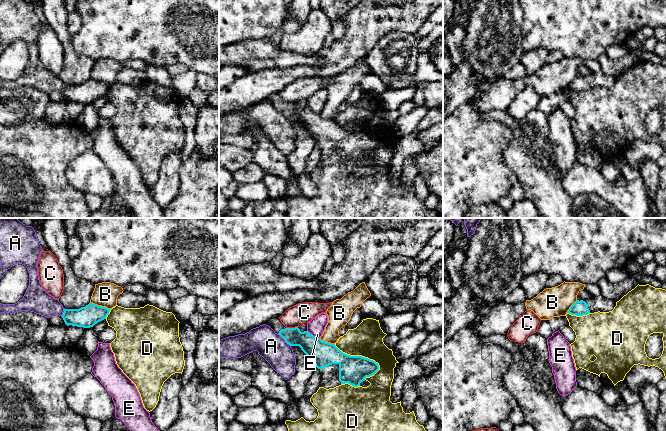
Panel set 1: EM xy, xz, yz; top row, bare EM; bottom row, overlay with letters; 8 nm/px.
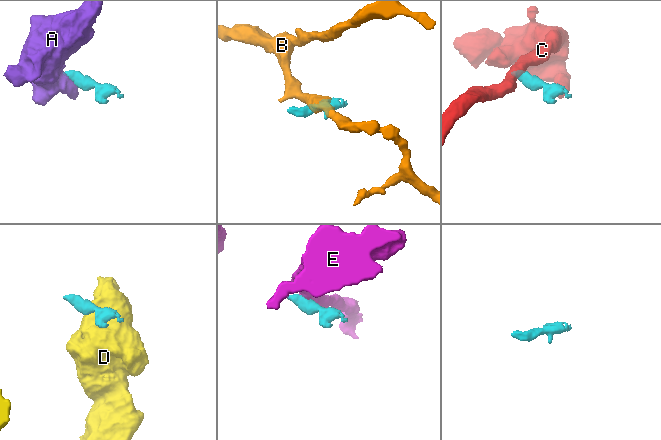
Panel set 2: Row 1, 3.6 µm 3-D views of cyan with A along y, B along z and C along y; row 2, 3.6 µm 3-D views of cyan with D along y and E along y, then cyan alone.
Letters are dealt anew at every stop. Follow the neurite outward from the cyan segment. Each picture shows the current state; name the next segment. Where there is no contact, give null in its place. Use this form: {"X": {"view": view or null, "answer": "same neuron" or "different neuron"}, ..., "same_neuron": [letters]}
{"A": {"view": "xz", "answer": "different neuron"}, "B": {"view": "xy", "answer": "different neuron"}, "C": {"view": "xz", "answer": "different neuron"}, "D": {"view": "xz", "answer": "different neuron"}, "E": {"view": "xz", "answer": "different neuron"}, "same_neuron": []}

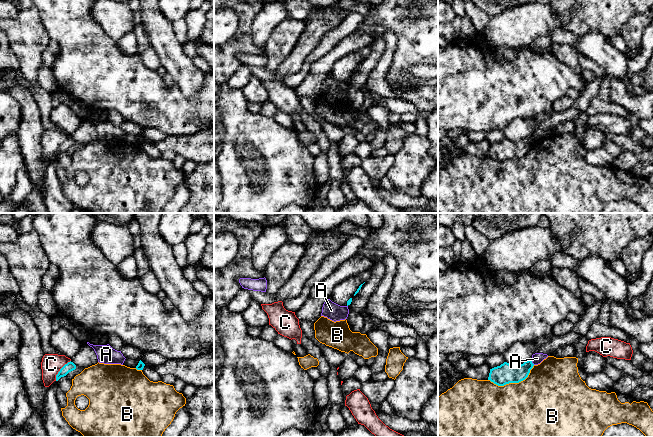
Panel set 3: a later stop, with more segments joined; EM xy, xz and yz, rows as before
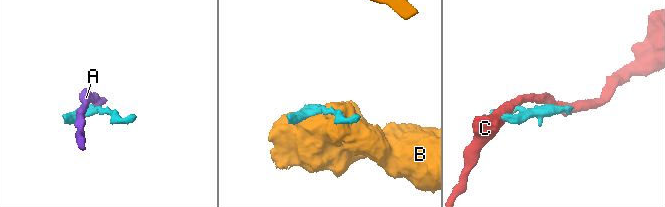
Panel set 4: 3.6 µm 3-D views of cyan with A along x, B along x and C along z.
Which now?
{"A": {"view": "yz", "answer": "different neuron"}, "B": {"view": "yz", "answer": "different neuron"}, "C": {"view": "xy", "answer": "different neuron"}, "same_neuron": []}

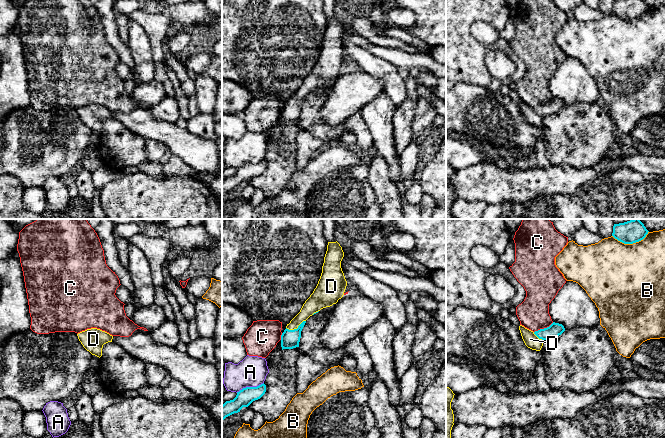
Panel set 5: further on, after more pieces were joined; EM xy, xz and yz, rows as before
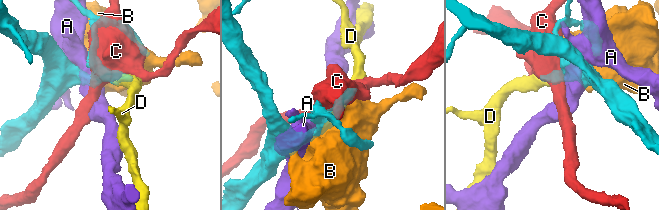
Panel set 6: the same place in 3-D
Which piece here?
{"A": {"view": "xz", "answer": "different neuron"}, "B": {"view": "yz", "answer": "different neuron"}, "C": {"view": "yz", "answer": "different neuron"}, "D": {"view": "xz", "answer": "same neuron"}, "same_neuron": ["D"]}

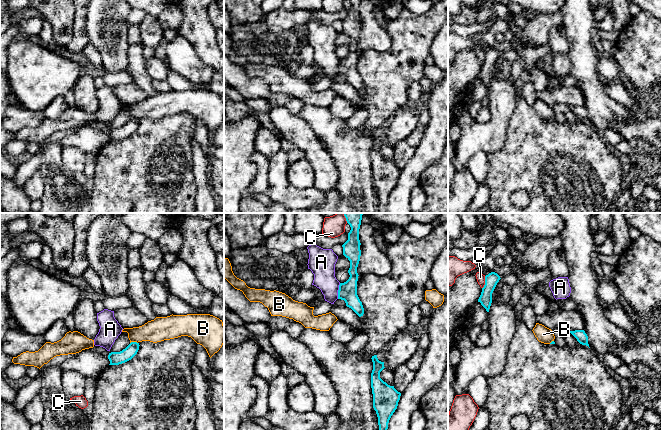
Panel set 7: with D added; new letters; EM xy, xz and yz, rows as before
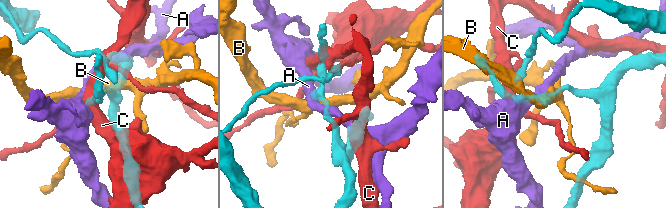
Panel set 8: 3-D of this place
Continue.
{"A": {"view": "xz", "answer": "different neuron"}, "B": {"view": "xy", "answer": "different neuron"}, "C": {"view": "yz", "answer": "different neuron"}, "same_neuron": []}

